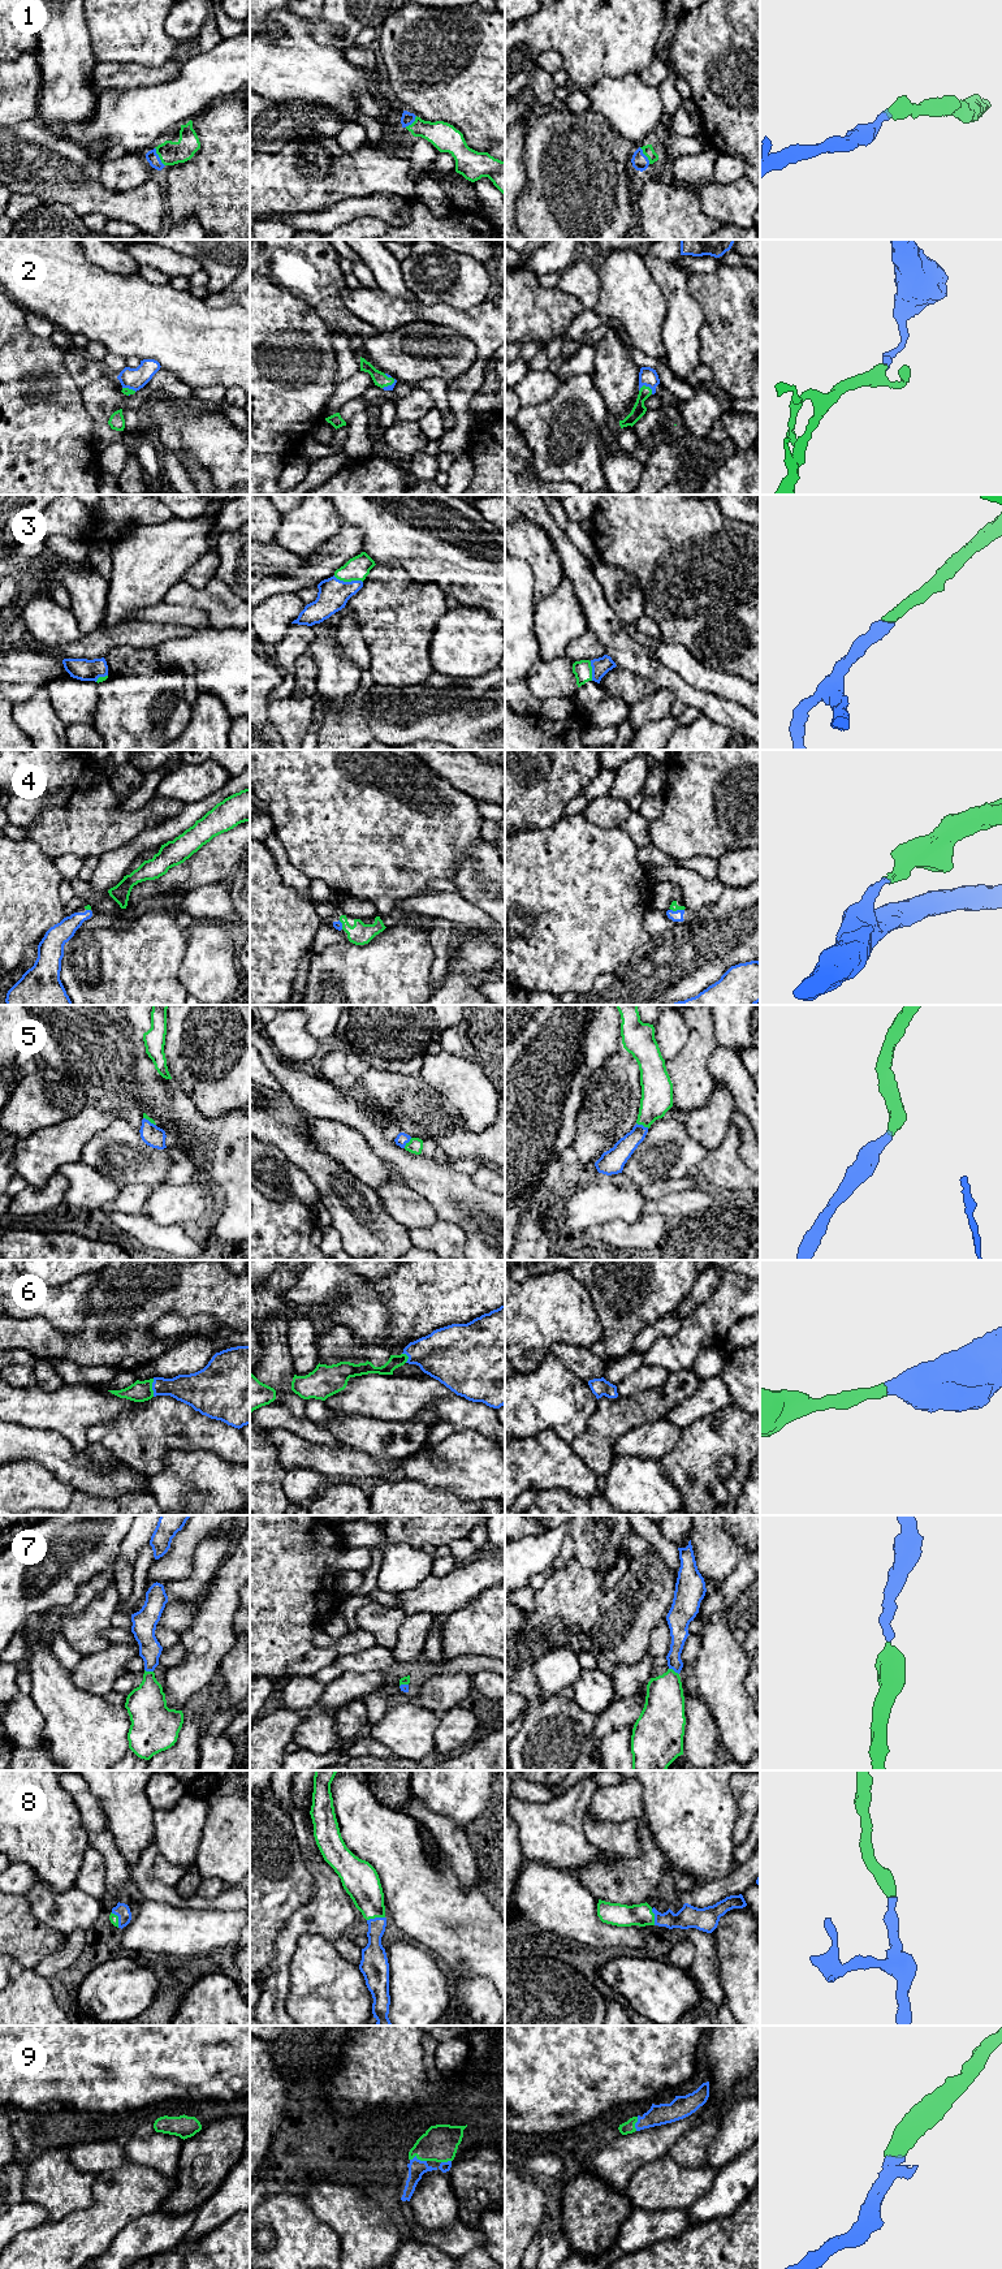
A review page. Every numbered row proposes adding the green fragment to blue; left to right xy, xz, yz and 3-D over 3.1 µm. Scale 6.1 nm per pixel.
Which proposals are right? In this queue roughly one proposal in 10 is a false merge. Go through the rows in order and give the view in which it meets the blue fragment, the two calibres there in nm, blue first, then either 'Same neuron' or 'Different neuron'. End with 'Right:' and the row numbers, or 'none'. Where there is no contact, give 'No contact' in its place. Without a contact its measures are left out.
1: Touches blue in xy. Thickness 80 nm (blue) against 140 nm. Same neuron
2: Touches blue in yz. Thickness 120 nm (blue) against 80 nm. Same neuron
3: Touches blue in xz. Thickness 190 nm (blue) against 150 nm. Same neuron
4: Touches blue in yz. Thickness 70 nm (blue) against 50 nm. Same neuron
5: Touches blue in yz. Thickness 130 nm (blue) against 190 nm. Same neuron
6: Touches blue in xy. Thickness 200 nm (blue) against 130 nm. Same neuron
7: Touches blue in yz. Thickness 110 nm (blue) against 260 nm. Same neuron
8: Touches blue in xz. Thickness 160 nm (blue) against 220 nm. Same neuron
9: Touches blue in xz. Thickness 110 nm (blue) against 220 nm. Same neuron
Right: 1, 2, 3, 4, 5, 6, 7, 8, 9

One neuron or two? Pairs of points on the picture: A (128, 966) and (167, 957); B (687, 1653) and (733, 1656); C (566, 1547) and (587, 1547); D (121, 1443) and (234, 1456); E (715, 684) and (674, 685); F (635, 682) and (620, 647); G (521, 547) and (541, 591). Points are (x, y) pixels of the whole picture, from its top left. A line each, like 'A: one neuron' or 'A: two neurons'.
A: one neuron
B: two neurons
C: two neurons
D: one neuron
E: two neurons
F: two neurons
G: one neuron

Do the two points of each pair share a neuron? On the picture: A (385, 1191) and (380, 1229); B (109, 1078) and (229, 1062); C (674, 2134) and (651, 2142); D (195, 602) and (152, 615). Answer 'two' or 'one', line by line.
A: two
B: two
C: one
D: two

